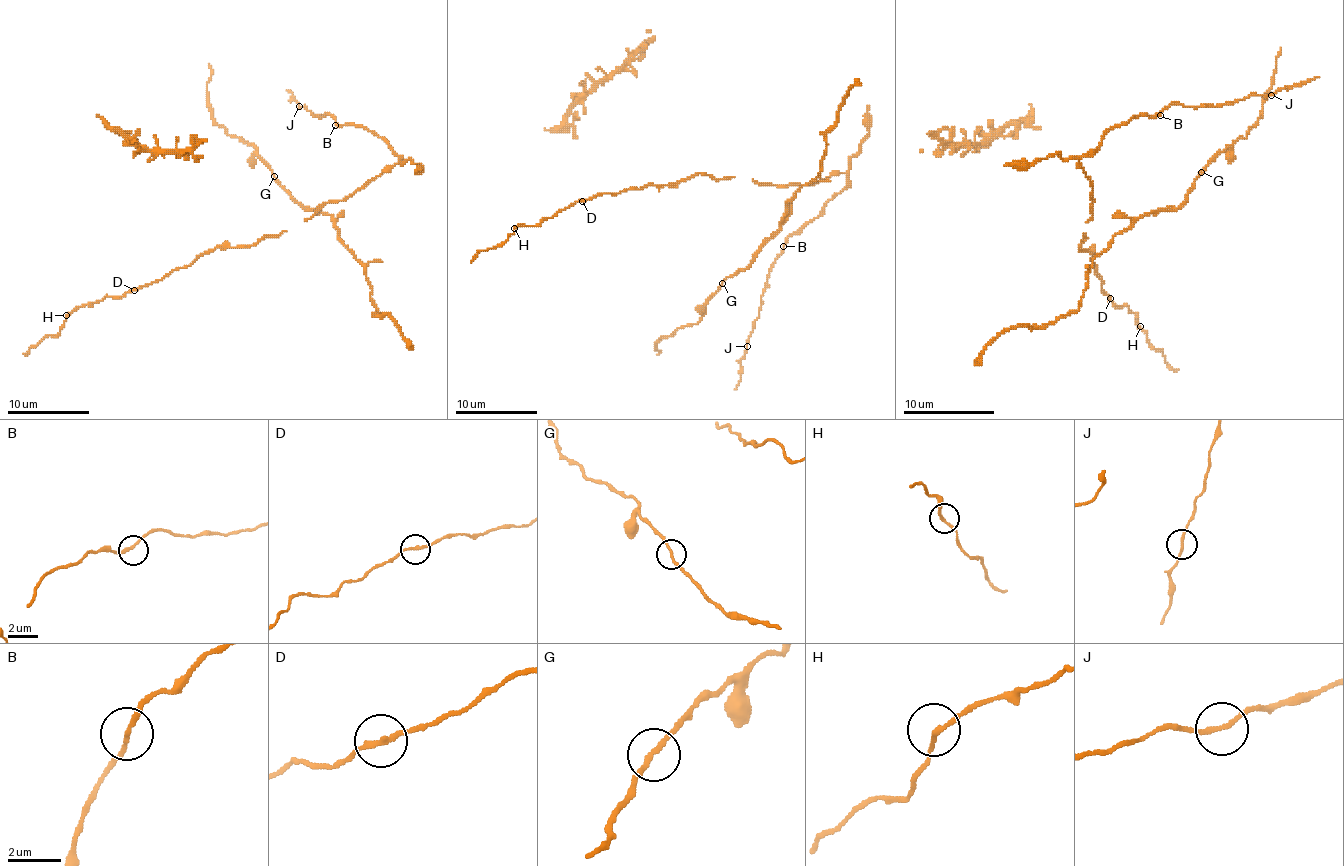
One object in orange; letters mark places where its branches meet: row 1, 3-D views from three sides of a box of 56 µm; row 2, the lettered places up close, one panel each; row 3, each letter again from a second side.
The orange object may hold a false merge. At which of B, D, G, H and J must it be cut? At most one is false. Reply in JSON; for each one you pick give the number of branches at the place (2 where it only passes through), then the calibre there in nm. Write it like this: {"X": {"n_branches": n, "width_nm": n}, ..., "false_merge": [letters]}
{"false_merge": []}

